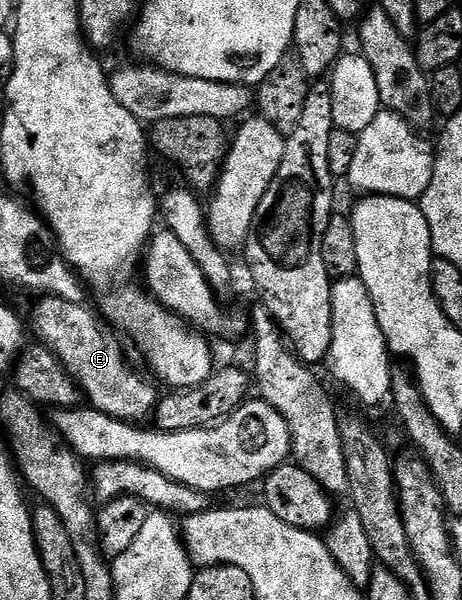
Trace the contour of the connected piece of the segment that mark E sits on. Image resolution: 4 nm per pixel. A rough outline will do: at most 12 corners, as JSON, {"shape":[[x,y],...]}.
{"shape":[[44,295],[35,340],[91,408],[147,422],[157,386],[87,304]]}

